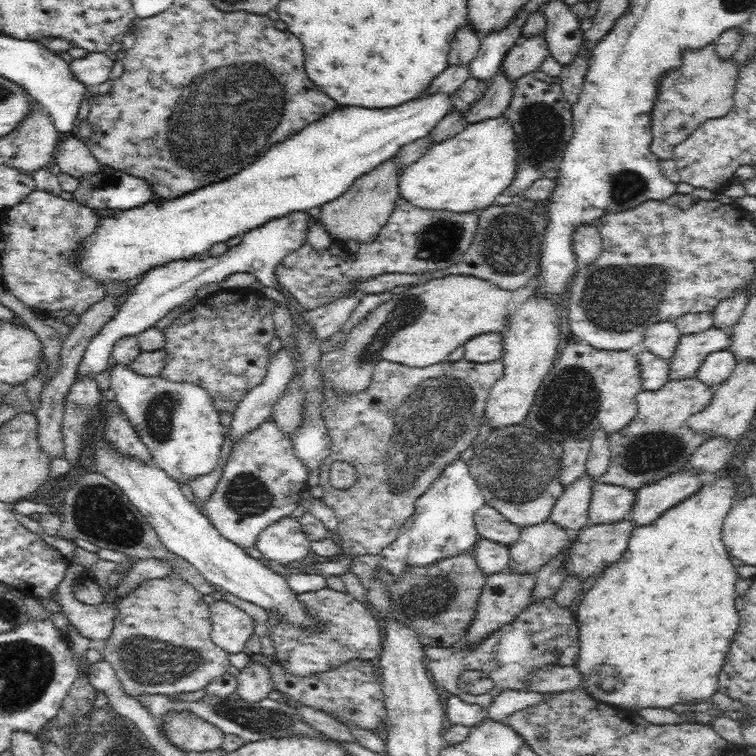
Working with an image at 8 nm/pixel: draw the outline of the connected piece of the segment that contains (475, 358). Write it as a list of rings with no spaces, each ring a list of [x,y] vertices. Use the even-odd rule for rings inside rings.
[[[486,333],[475,336],[464,343],[463,363],[488,363],[501,360],[504,352],[504,338],[500,333]]]

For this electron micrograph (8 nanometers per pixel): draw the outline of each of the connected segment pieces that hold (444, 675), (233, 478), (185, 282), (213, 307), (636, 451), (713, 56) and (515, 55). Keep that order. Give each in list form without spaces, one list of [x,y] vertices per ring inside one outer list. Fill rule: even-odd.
[[[553,597],[543,598],[532,602],[512,622],[501,626],[474,646],[464,647],[459,644],[446,648],[425,646],[424,652],[424,665],[430,673],[436,690],[444,688],[450,694],[460,697],[464,702],[478,704],[487,709],[503,690],[523,691],[529,689],[527,680],[531,672],[552,664],[575,665],[579,656],[579,622],[577,615],[556,604]],[[552,650],[562,650],[559,660]],[[464,670],[487,672],[493,680],[494,686],[487,693],[480,695],[465,693],[456,683],[458,676]]]
[[[264,422],[243,436],[238,444],[234,444],[215,491],[204,504],[204,514],[212,525],[239,547],[255,548],[260,533],[278,520],[291,516],[292,511],[299,505],[300,494],[308,487],[308,465],[304,465],[295,456],[290,435],[280,431],[274,422]]]
[[[308,211],[290,212],[282,218],[274,218],[258,228],[244,232],[239,244],[228,248],[220,256],[209,255],[207,258],[172,260],[164,266],[152,268],[142,277],[142,280],[127,292],[118,312],[102,326],[102,330],[96,336],[92,337],[78,368],[76,368],[76,377],[82,375],[95,377],[98,373],[108,369],[110,367],[108,358],[112,356],[113,347],[117,340],[124,338],[124,336],[137,335],[143,330],[153,327],[170,310],[174,310],[176,306],[194,298],[194,294],[204,284],[220,283],[235,273],[250,273],[265,286],[278,289],[279,282],[275,276],[275,268],[284,260],[284,256],[288,256],[305,243],[310,217]]]
[[[252,288],[221,289],[196,303],[190,310],[174,317],[171,324],[162,328],[166,366],[160,377],[171,382],[192,382],[206,388],[215,401],[215,408],[222,412],[234,413],[244,396],[264,382],[269,363],[270,342],[275,336],[273,310],[276,301]]]
[[[696,376],[684,378],[684,380],[669,380],[663,388],[656,391],[641,391],[636,396],[637,414],[632,423],[620,431],[613,432],[608,437],[611,464],[608,470],[598,478],[598,481],[636,490],[640,486],[654,483],[678,471],[683,471],[692,454],[709,439],[708,435],[704,433],[692,431],[687,421],[709,406],[714,392],[715,389],[697,380]]]
[[[706,44],[698,50],[686,50],[682,52],[682,59],[679,68],[672,69],[660,77],[660,84],[657,88],[657,97],[652,109],[652,142],[650,150],[662,161],[672,159],[673,148],[684,142],[703,122],[708,119],[715,119],[728,114],[734,106],[734,90],[738,82],[738,67],[732,59],[721,58],[715,50],[715,44]]]
[[[544,33],[532,38],[521,36],[502,61],[501,70],[506,79],[518,80],[525,74],[534,72],[550,55]]]

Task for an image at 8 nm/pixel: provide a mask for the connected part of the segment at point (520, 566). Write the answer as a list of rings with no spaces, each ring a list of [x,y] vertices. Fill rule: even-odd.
[[[550,520],[524,527],[516,542],[509,545],[509,570],[533,573],[567,548],[572,537],[564,528]]]

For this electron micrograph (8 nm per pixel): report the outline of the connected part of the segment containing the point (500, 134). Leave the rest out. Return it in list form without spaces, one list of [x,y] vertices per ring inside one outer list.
[[[505,117],[490,118],[469,124],[456,136],[434,144],[408,167],[403,168],[399,181],[399,194],[410,204],[424,210],[449,210],[450,212],[475,212],[494,204],[496,196],[505,194],[514,182],[516,170],[516,133]]]

